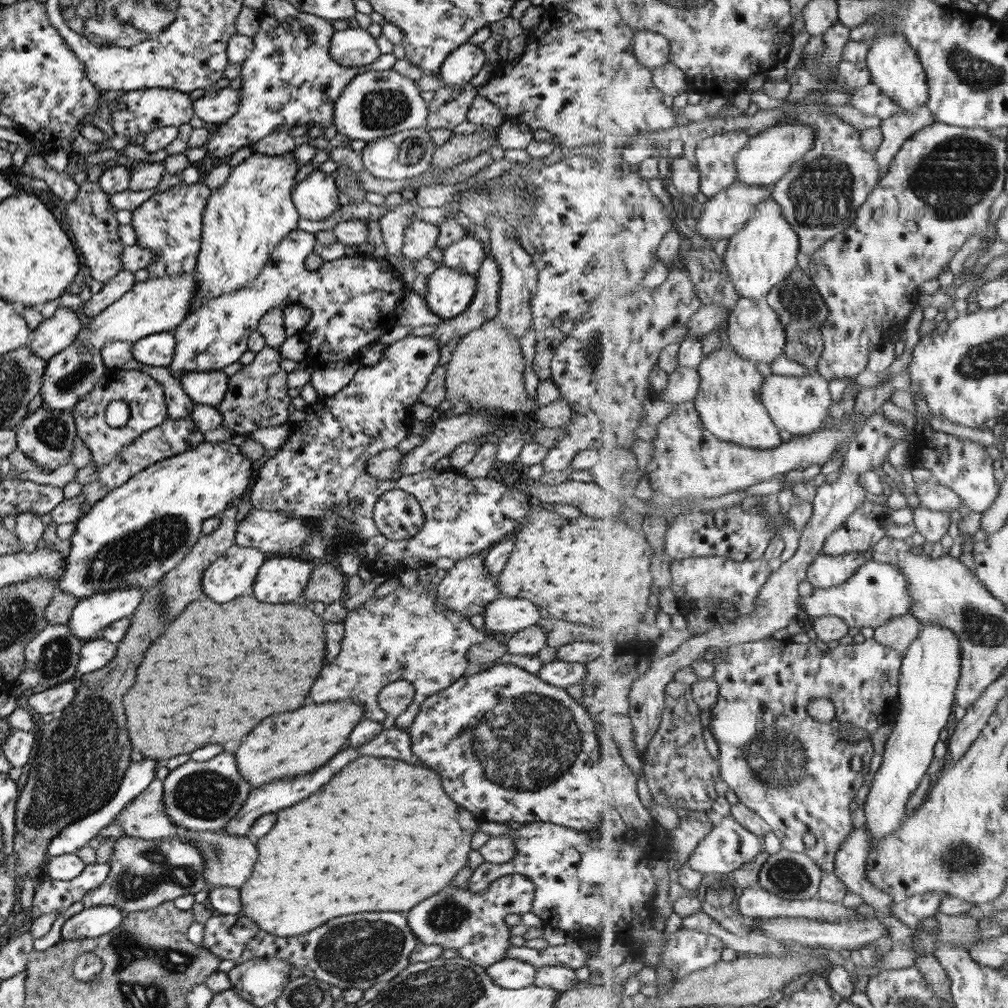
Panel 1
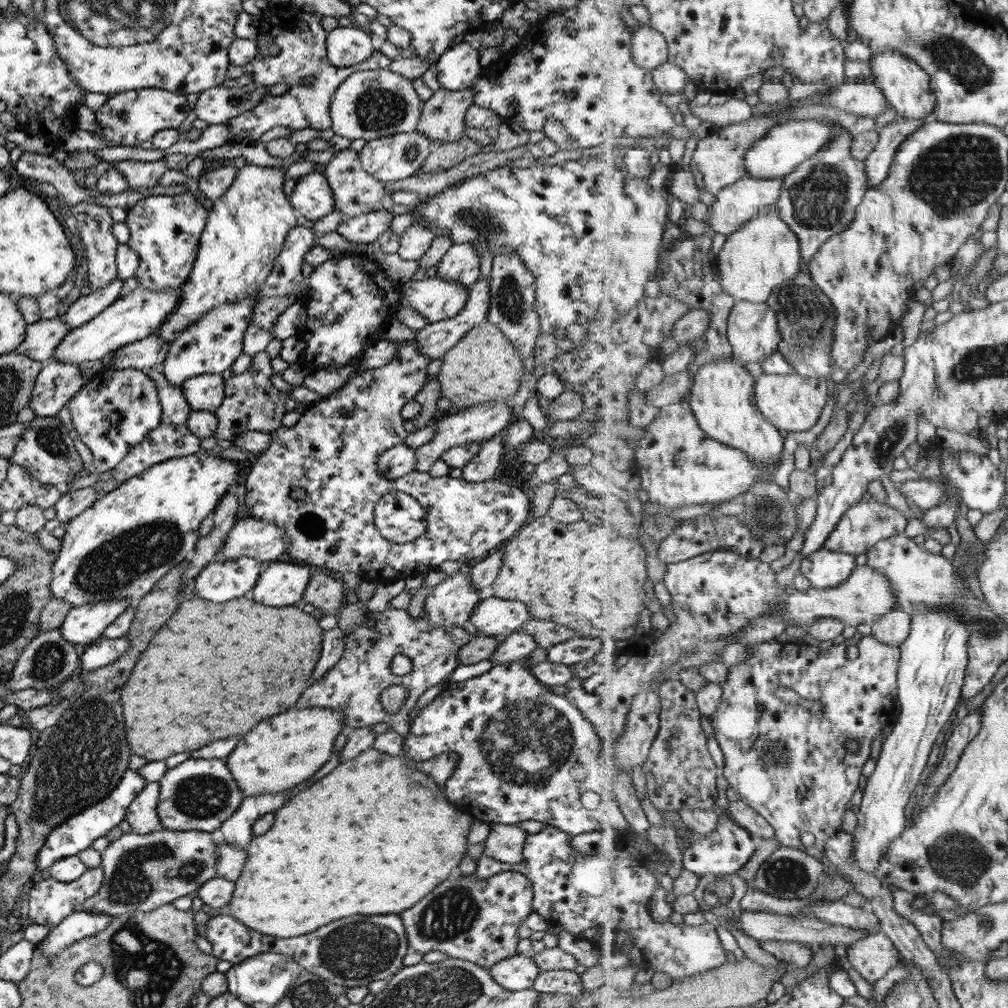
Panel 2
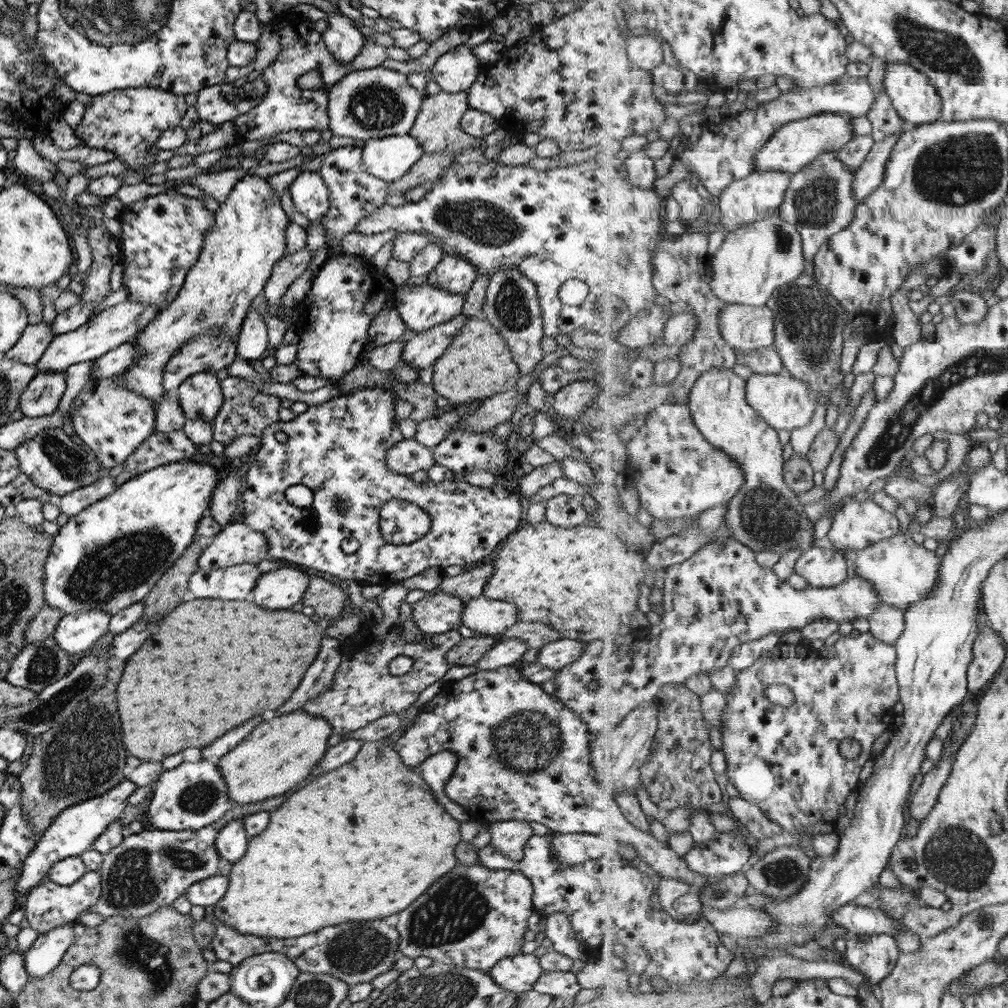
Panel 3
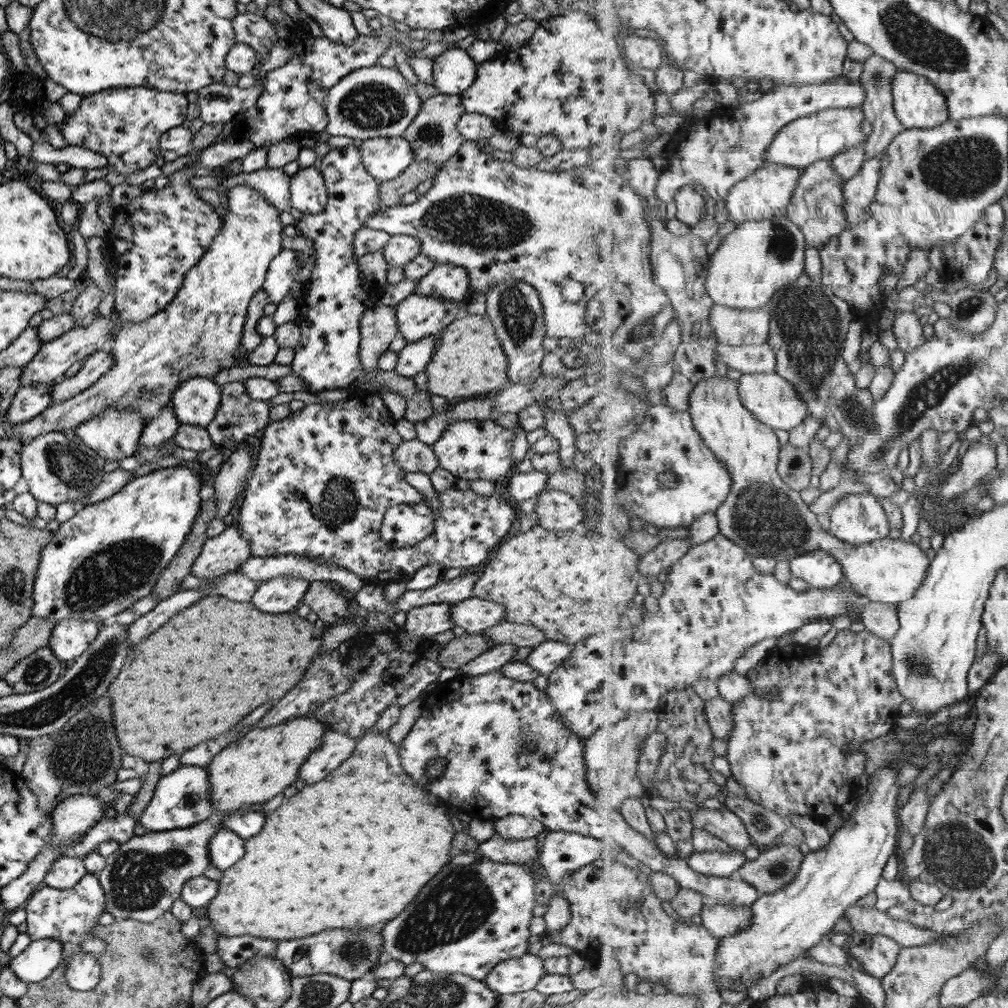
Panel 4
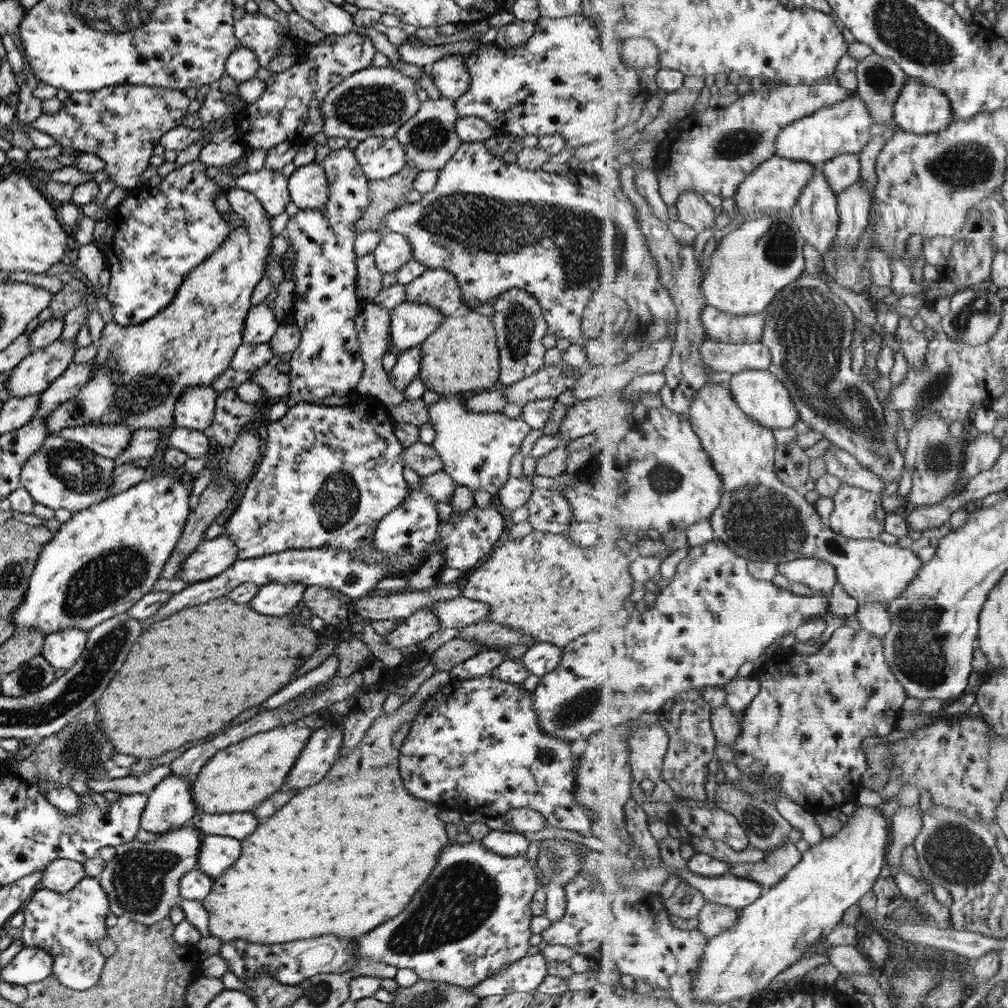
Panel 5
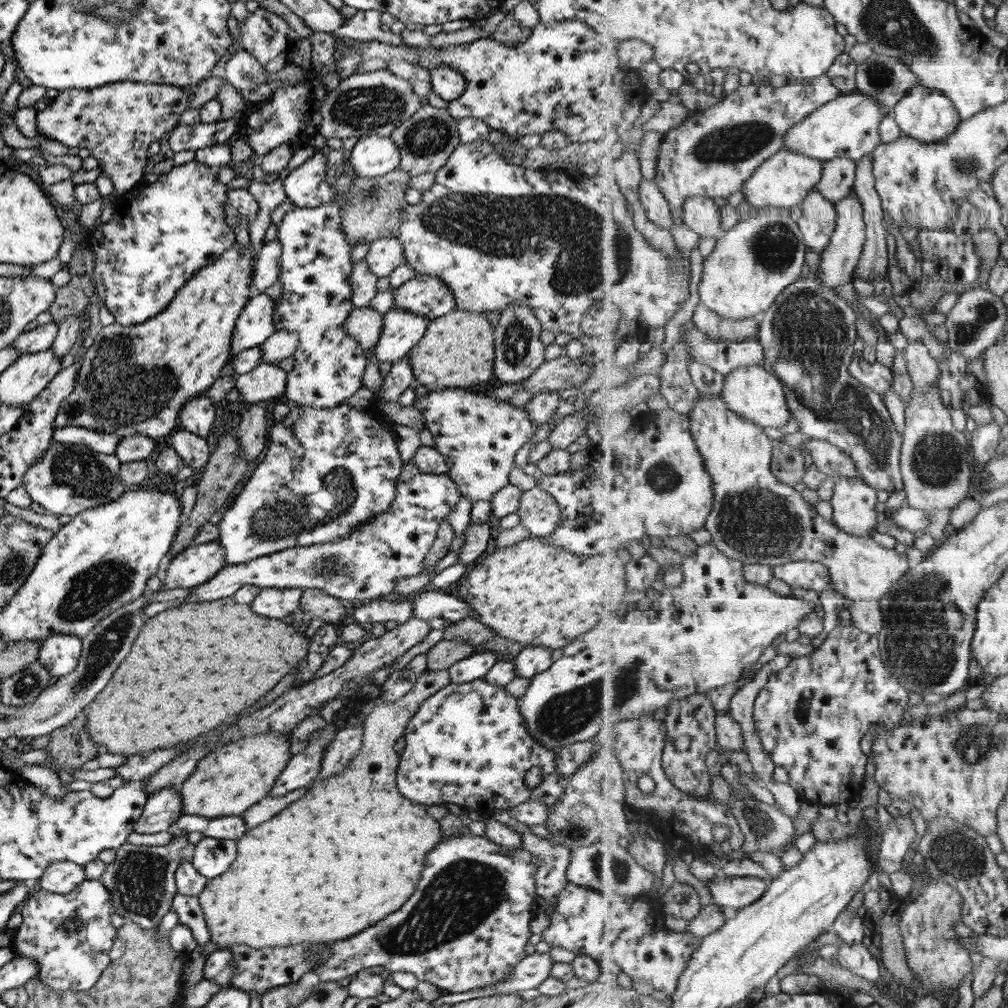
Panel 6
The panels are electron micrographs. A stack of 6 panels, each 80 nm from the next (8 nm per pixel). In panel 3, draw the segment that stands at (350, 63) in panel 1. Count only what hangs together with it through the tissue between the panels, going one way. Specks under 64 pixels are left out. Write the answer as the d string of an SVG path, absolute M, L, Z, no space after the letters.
M327 13L324 20L327 27L320 34L323 42L335 60L339 60L340 64L349 64L364 43L361 28L342 14Z

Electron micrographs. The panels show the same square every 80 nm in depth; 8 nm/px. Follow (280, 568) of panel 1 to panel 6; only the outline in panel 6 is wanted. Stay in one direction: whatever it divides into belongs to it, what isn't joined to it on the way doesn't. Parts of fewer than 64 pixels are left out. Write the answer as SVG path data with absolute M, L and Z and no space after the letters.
M263 588L251 602L251 610L265 618L283 618L299 616L299 602L302 590L299 588L279 589Z

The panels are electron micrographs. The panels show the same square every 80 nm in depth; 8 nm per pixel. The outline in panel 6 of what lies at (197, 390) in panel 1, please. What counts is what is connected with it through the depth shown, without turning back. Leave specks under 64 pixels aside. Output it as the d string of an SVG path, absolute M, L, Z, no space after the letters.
M205 392L190 398L178 412L180 428L201 438L211 439L211 426L215 422L217 406Z

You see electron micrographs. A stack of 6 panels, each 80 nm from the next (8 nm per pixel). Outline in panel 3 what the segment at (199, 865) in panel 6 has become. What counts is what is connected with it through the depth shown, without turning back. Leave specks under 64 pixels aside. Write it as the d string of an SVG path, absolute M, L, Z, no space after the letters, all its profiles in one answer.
M247 815L238 816L218 830L214 840L214 847L221 860L234 863L246 852L248 839L243 829L243 822L245 822L243 818L247 818Z

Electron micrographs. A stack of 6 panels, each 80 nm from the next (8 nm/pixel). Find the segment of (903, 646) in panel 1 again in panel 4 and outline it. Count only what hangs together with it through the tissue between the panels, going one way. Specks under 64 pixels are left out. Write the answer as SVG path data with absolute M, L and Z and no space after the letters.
M866 602L861 618L866 630L889 642L902 627L899 621L899 608L895 604Z

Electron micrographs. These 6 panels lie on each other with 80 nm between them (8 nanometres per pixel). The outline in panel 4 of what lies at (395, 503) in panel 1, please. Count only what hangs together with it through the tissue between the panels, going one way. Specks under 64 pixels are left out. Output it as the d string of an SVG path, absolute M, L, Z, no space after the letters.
M423 503L395 504L383 512L379 537L387 547L413 547L432 534L434 517L434 511Z

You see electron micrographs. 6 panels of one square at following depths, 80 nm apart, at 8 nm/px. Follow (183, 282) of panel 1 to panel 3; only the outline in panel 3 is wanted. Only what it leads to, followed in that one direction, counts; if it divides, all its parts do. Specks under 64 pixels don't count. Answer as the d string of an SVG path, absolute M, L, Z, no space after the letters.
M127 299L113 306L106 307L95 317L88 318L83 325L71 332L55 335L51 344L43 351L43 354L34 364L36 372L65 371L66 367L77 362L92 361L104 352L117 348L121 344L131 340L137 331L140 331L160 311L156 304L142 304L138 300Z

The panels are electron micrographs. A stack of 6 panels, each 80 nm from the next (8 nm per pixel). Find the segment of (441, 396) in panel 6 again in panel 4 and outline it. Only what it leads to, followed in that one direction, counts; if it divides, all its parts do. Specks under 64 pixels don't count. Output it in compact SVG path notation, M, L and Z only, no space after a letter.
M455 419L447 423L430 447L435 453L438 467L450 472L455 479L463 478L467 481L479 479L495 483L511 468L509 450L517 432L516 425L512 423L505 428L497 424L497 420L492 419L484 421Z

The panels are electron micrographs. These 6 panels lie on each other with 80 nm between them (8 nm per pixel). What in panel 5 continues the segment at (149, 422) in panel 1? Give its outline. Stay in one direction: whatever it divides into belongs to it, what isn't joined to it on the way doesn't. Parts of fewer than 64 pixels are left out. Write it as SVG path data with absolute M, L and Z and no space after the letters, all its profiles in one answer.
M89 424L79 425L72 429L63 428L57 435L65 440L69 440L71 443L90 448L93 452L105 458L114 459L127 446L132 432L133 430L126 424Z

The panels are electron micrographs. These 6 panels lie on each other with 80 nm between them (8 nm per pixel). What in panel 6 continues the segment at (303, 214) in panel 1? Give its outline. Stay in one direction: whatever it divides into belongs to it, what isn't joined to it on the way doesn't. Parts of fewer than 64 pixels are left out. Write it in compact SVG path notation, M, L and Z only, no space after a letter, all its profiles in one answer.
M315 151L303 164L290 170L282 180L282 189L294 206L316 208L327 205L335 193L330 181L326 157Z

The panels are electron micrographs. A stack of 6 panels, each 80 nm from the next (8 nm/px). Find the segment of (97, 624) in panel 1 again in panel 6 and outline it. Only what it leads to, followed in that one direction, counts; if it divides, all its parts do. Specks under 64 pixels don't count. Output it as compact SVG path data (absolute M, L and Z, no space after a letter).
M55 634L40 642L36 660L51 677L59 679L74 670L82 649L81 638Z

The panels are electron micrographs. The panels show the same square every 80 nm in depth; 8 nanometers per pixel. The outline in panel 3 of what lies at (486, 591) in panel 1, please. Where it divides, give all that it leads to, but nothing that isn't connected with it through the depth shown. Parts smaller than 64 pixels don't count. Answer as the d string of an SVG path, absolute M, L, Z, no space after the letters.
M436 590L411 606L411 620L422 633L455 631L461 625L461 610L465 602L452 594Z

